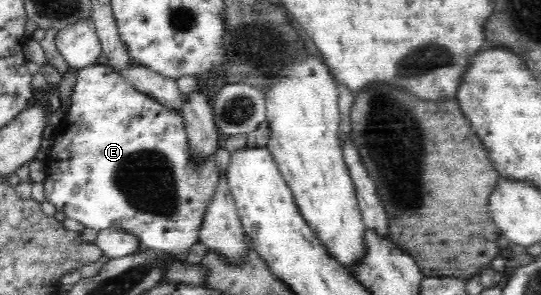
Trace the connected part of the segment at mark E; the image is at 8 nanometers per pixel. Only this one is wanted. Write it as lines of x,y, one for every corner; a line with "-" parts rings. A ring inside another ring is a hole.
96,62
86,68
77,69
76,86
74,86
71,100
70,114
65,113
66,122
63,122
64,126
68,126
68,128
60,128
56,132
56,140
54,140
54,146
52,146
53,150
49,152
49,155
44,160
49,168
49,176
42,182
45,199
50,204
53,204
57,211
64,212
65,216
78,221
84,227
97,231
104,231
106,228
111,227
115,230
126,231
138,237
139,244
146,249
169,254
173,260
186,263
190,249
198,243
198,232
203,222
204,208
206,208
208,200
211,200
212,192
214,192
216,182
218,182
216,160
214,160
213,154
207,161
199,165
198,163
192,163
182,114
180,112
168,111
168,107
164,107
164,104
160,104
156,99
138,92
136,88
130,85
130,82
126,81
120,73
116,72
108,64
101,65

